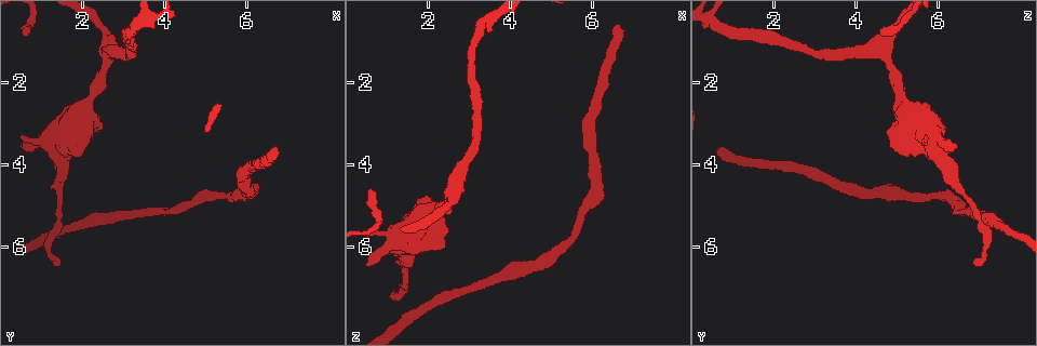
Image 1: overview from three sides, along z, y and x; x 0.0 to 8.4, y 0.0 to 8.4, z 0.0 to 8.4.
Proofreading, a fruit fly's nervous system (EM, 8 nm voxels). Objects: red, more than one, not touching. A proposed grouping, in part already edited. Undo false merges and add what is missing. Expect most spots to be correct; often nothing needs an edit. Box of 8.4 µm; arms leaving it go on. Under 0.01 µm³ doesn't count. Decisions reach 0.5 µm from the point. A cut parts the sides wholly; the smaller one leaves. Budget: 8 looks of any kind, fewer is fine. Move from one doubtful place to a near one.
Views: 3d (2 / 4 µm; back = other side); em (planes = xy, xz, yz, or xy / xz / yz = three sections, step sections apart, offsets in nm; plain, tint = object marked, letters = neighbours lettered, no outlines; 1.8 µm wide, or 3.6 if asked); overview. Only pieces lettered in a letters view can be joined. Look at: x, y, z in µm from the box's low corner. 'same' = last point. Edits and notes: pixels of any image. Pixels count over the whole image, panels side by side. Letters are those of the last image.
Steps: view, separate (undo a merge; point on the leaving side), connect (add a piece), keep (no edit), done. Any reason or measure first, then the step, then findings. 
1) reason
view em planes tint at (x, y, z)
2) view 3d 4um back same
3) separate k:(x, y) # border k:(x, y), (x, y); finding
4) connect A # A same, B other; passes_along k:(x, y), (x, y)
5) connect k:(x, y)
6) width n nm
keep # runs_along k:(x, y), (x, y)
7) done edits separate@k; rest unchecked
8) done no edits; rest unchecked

an open end
view 3d 4um at (6.65, 3.70, 0.55)

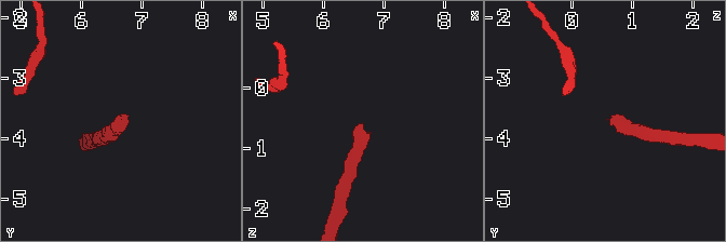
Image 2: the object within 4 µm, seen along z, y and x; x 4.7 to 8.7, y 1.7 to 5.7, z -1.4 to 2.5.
now the EM
view em xy step 4 letters at (6.70, 3.65, 0.65)

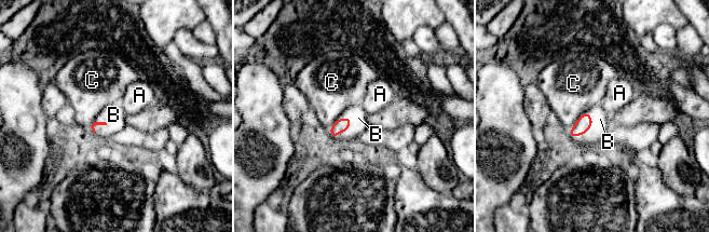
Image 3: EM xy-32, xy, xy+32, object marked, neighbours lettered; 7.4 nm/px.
view em yz step 4 letters same

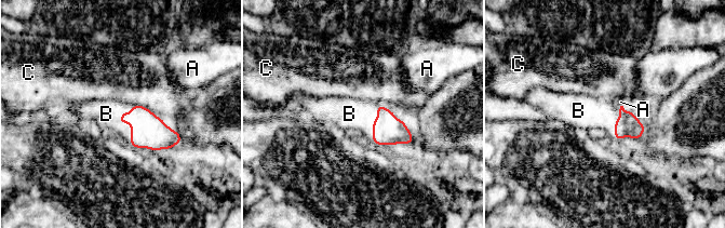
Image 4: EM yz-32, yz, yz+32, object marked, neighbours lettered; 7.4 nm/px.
width 140 nm
connect B # A other, B same, C other; the neuron continues

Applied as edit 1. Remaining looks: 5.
view overview

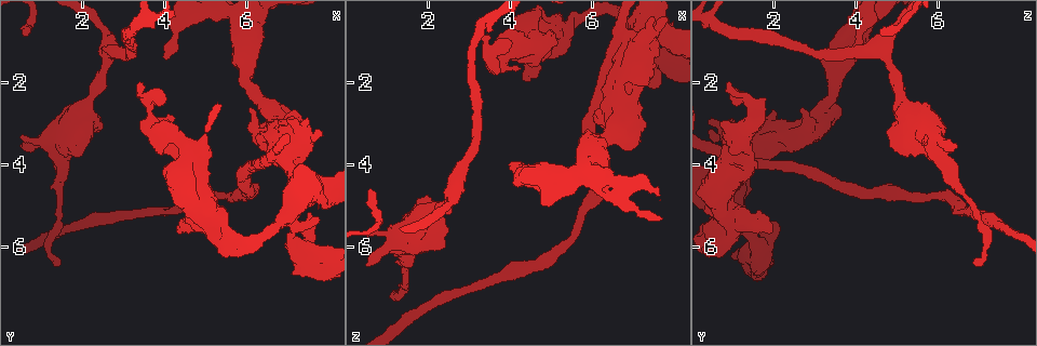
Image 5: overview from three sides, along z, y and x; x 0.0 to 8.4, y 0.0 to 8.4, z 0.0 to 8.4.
calibre changes
view em xz step 8 letters at (5.30, 5.30, 0.95)

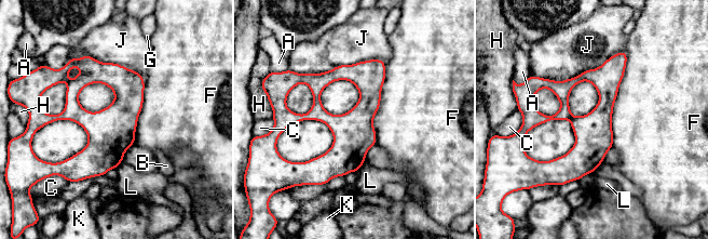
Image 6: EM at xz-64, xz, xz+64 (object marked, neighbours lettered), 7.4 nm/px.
keep # A other, B other, C other, F other, G other, H other, J other, K other, L other; border 6:(626, 52), (611, 147); continuous, no second neuron

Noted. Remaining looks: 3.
abrupt turn
view em planes letters at (7.35, 6.00, 1.60)

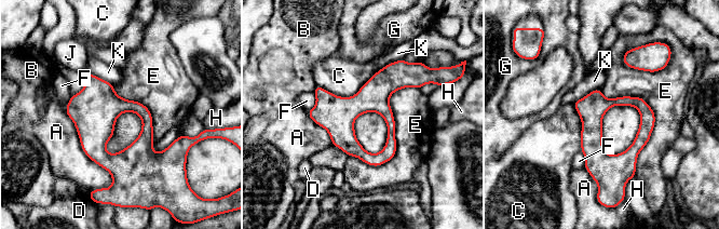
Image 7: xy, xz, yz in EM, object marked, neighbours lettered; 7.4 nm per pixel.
keep # A other, B other, C other, D other, E other, F other, G other, H other, J other, K other; border 7:(419, 88), (349, 157); all the same neuron

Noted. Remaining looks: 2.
done edits connect@4; rest unchecked

